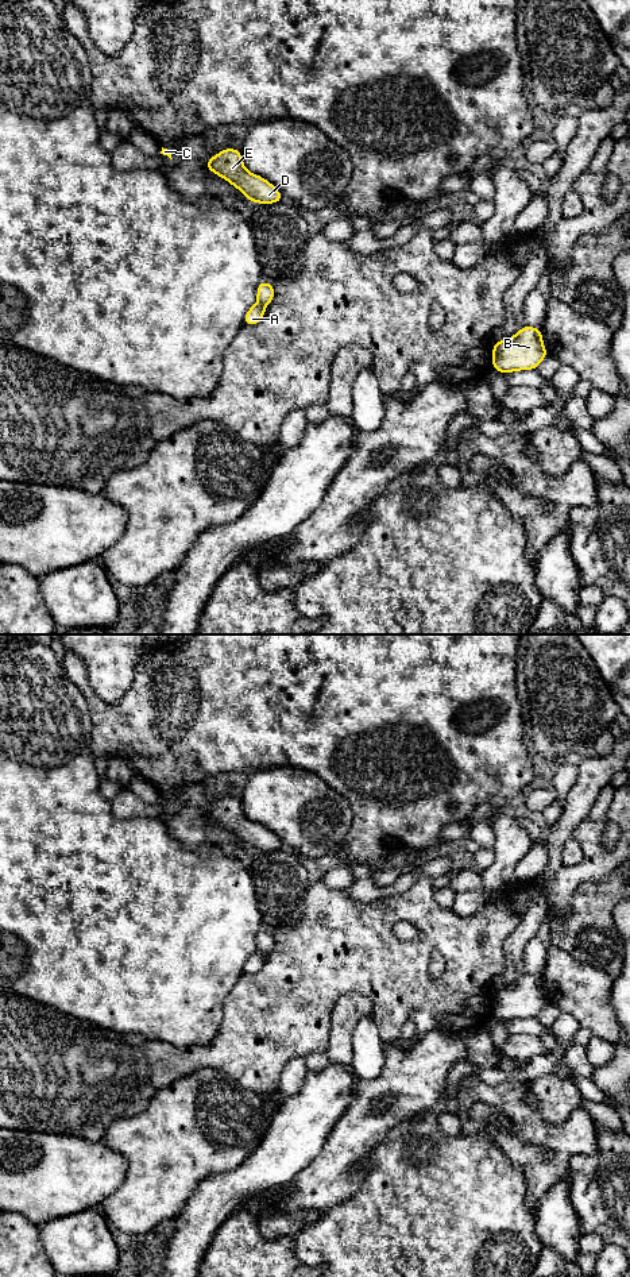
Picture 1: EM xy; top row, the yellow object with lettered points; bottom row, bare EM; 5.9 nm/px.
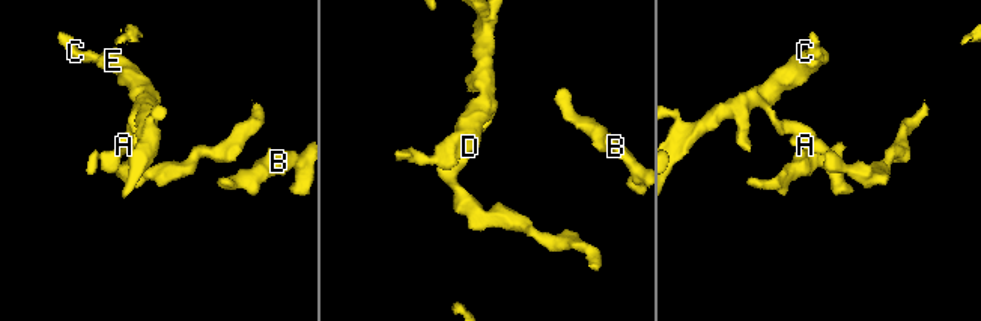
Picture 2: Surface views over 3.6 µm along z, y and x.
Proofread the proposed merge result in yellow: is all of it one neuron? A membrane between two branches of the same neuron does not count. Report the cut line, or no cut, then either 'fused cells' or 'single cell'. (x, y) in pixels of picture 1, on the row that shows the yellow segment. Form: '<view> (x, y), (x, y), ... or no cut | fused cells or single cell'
xy (258, 301), (265, 307) | fused cells

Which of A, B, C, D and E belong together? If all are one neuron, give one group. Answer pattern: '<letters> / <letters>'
A B / C D E

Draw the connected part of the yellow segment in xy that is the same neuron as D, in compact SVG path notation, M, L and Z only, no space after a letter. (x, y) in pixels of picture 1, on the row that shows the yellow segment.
M221 150L206 159L206 169L239 189L250 202L270 205L285 198L271 182L246 169L240 150Z

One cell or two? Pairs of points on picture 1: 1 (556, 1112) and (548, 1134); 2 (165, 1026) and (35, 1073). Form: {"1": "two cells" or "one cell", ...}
{"1": "two cells", "2": "two cells"}

